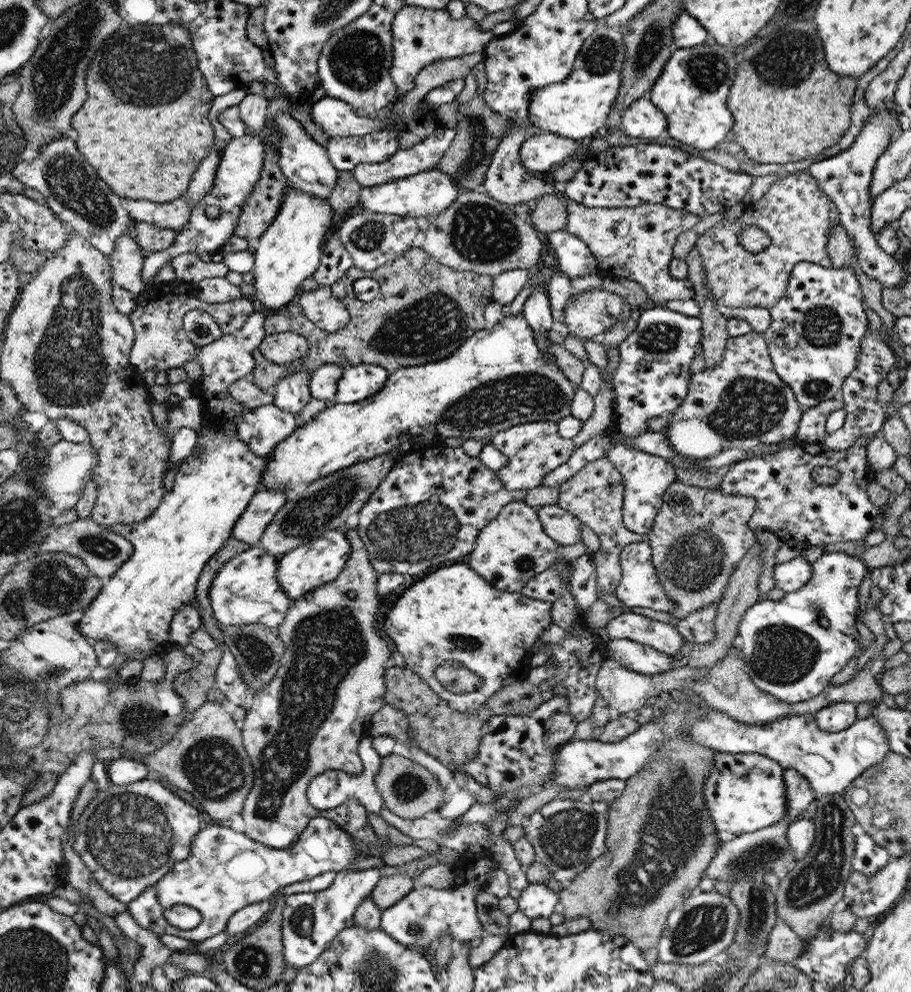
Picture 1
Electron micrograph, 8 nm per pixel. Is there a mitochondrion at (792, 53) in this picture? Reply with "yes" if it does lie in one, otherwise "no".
yes

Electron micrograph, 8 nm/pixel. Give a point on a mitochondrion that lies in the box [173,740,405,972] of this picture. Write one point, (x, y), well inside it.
(302, 919)

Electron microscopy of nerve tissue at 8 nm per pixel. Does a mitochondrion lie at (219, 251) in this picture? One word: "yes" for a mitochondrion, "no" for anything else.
no

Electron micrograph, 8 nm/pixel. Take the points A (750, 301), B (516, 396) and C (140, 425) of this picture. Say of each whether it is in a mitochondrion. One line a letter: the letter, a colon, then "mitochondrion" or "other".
A: other
B: mitochondrion
C: other

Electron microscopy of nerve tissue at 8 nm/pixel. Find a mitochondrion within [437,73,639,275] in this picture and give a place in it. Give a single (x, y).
(480, 234)

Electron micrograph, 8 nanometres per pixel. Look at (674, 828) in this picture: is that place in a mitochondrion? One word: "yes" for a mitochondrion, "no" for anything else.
yes

